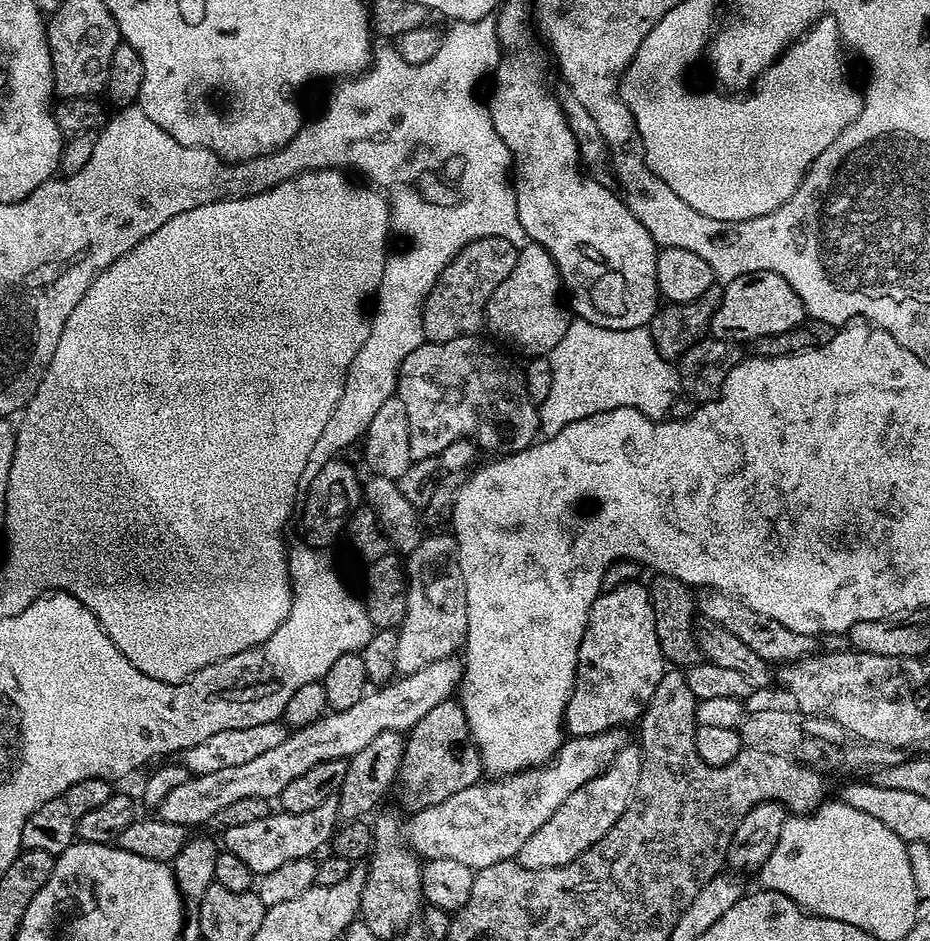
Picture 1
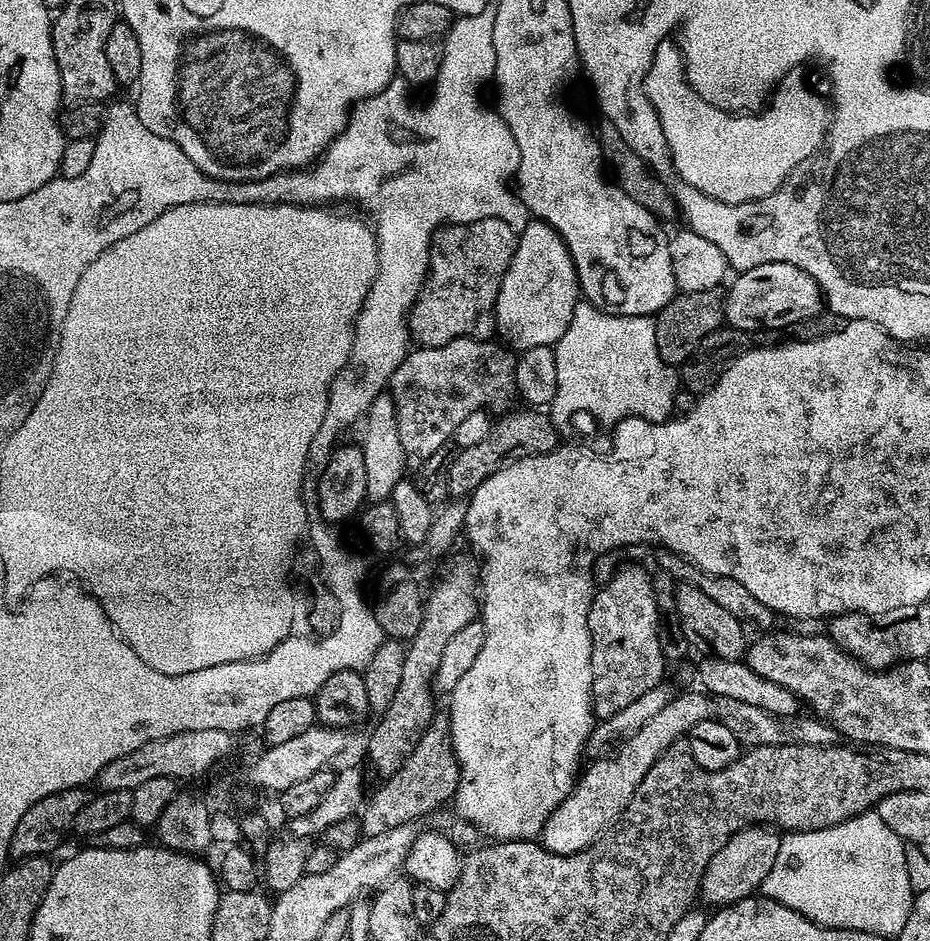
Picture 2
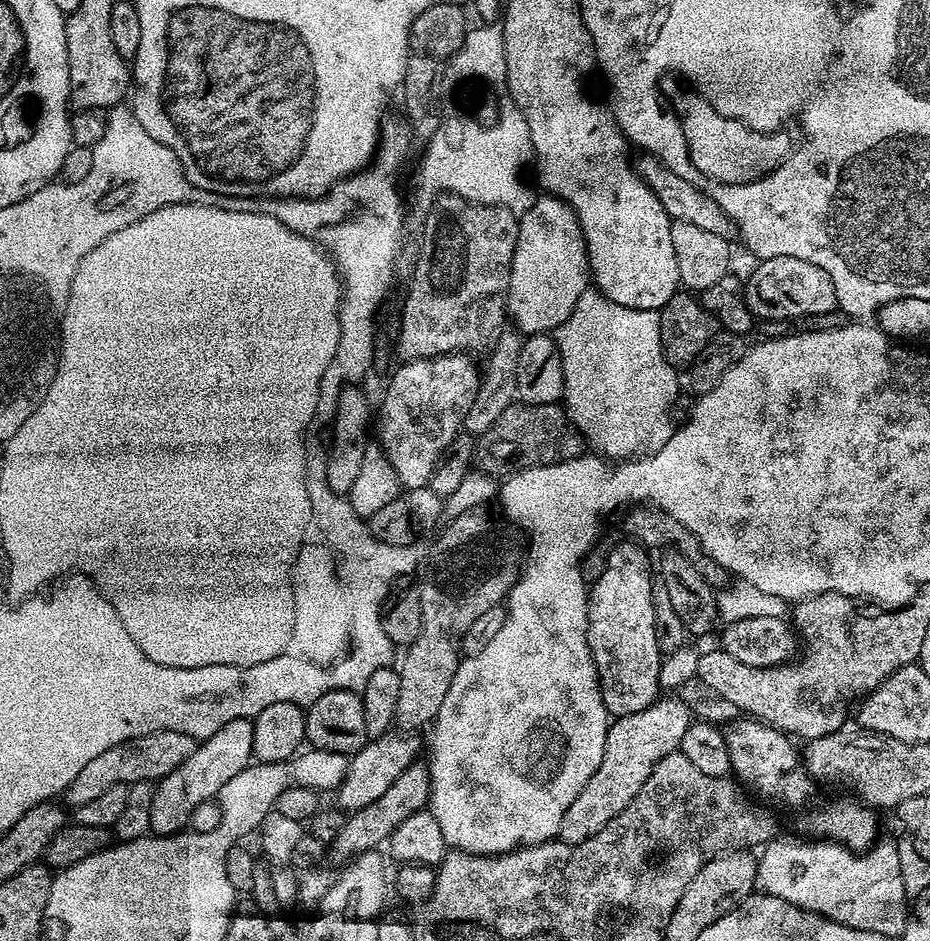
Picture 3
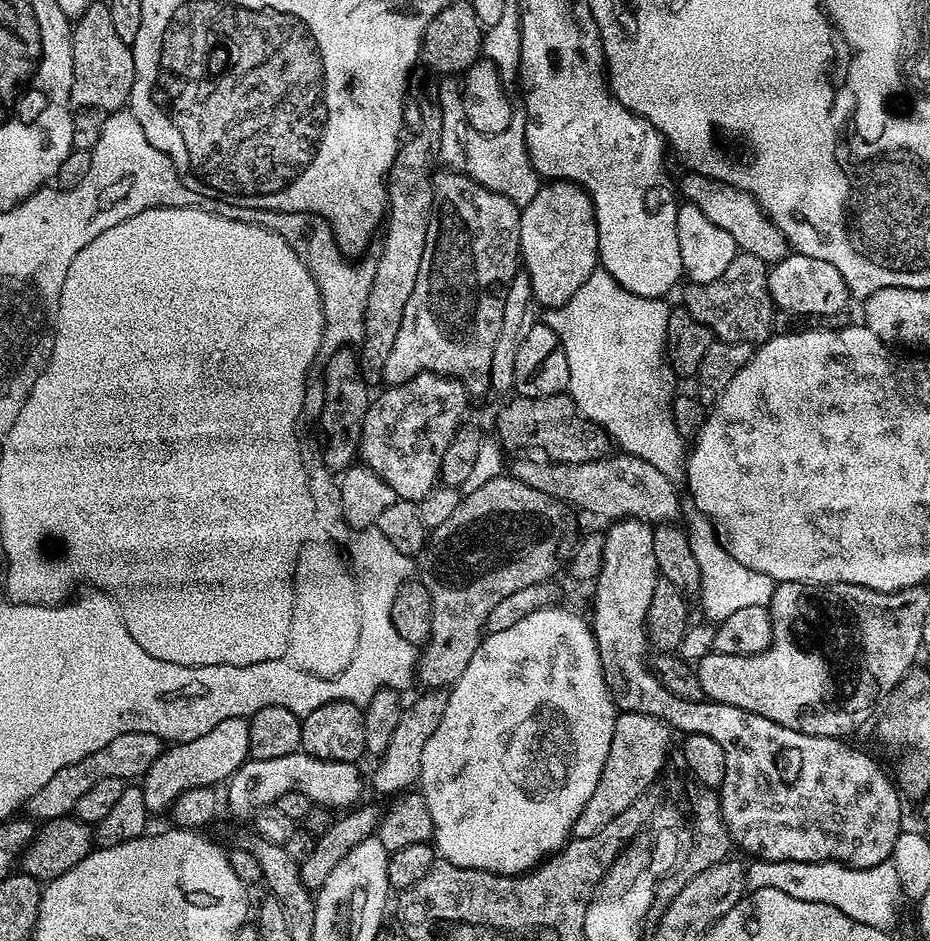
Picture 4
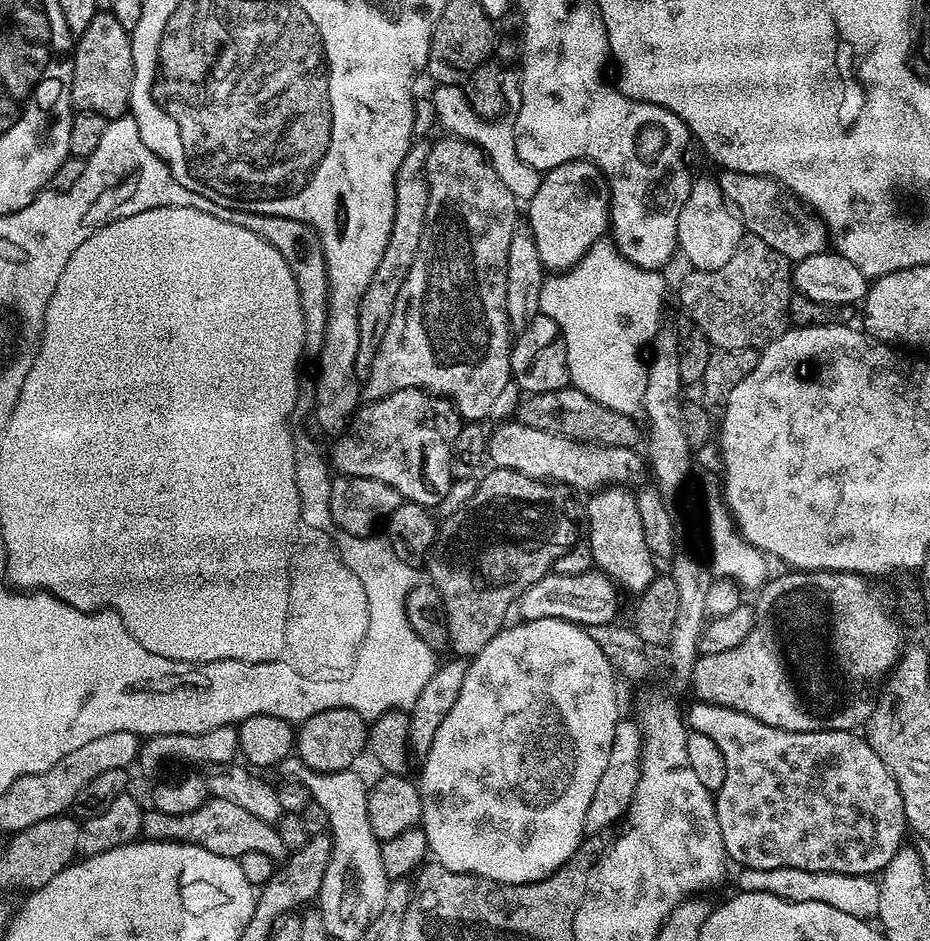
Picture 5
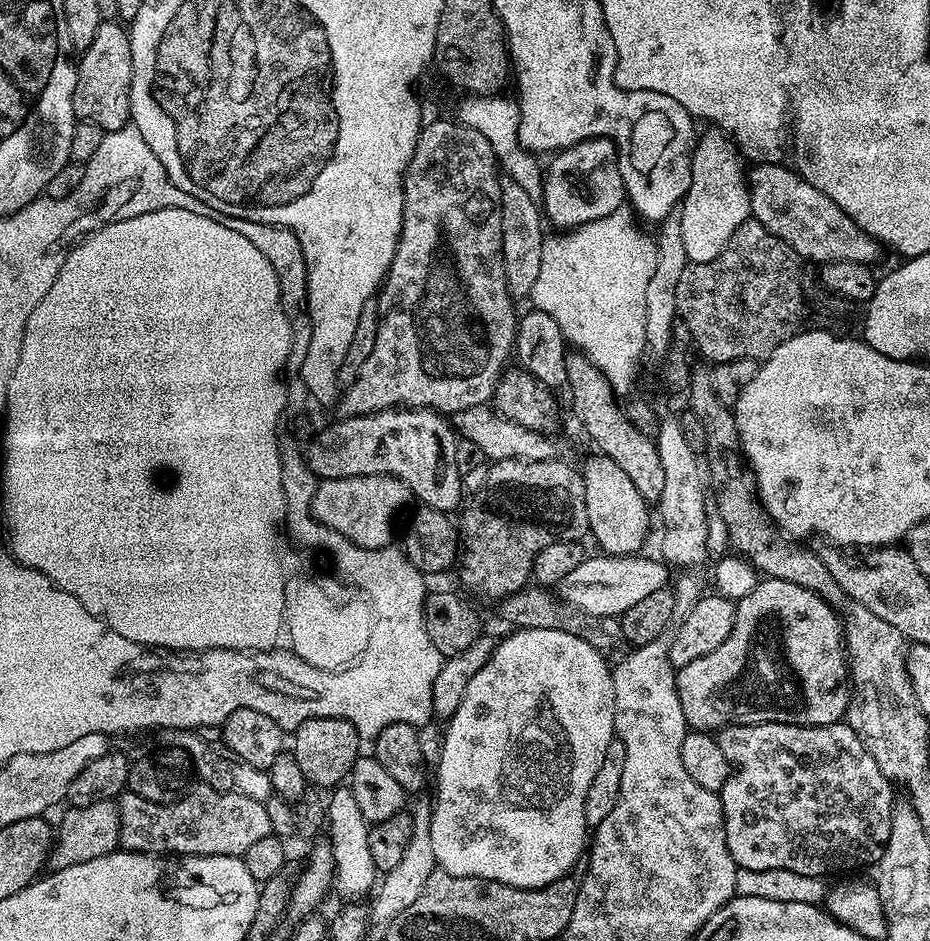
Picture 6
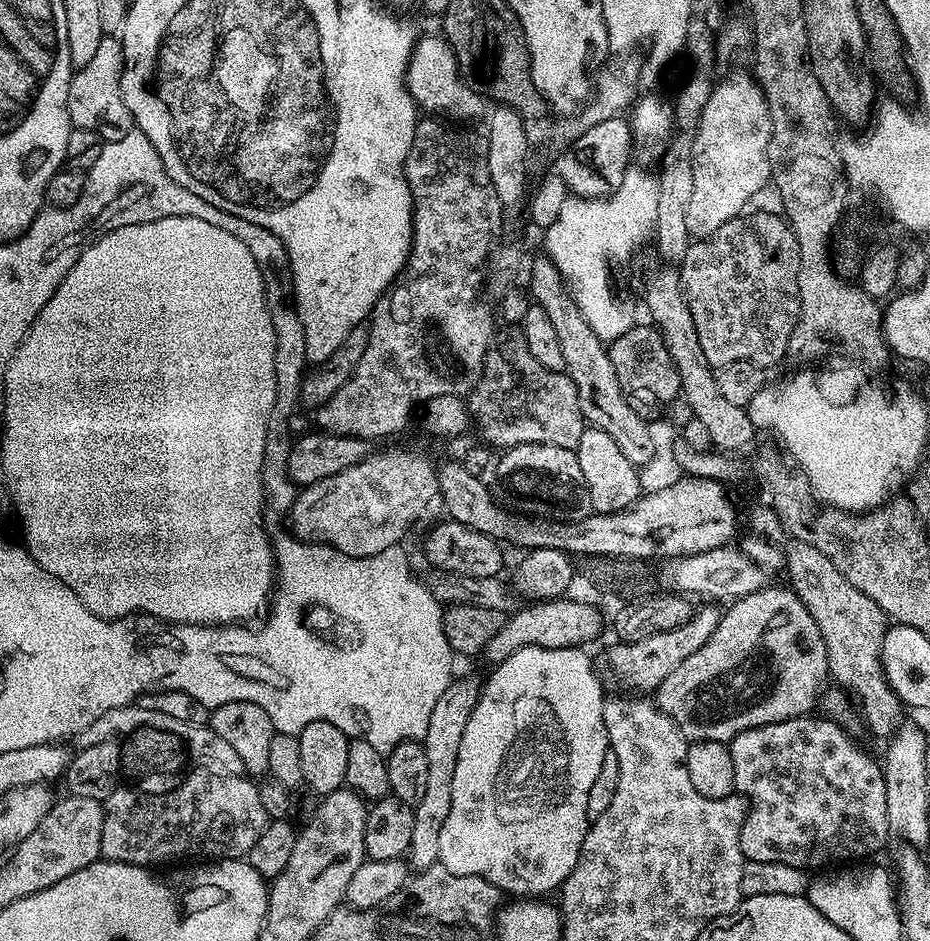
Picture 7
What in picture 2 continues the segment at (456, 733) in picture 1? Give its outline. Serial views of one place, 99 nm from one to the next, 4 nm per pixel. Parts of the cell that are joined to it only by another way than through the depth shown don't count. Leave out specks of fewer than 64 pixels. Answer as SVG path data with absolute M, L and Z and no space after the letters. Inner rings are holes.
M437 714L428 723L428 728L418 738L418 746L414 746L410 758L402 762L400 769L393 776L385 779L380 785L381 788L376 793L367 797L358 819L364 836L377 836L386 834L388 830L394 830L403 824L416 824L423 816L428 816L431 812L436 812L444 803L451 801L456 794L456 786L460 781L460 767L454 754L454 746L450 738L450 722L447 715Z

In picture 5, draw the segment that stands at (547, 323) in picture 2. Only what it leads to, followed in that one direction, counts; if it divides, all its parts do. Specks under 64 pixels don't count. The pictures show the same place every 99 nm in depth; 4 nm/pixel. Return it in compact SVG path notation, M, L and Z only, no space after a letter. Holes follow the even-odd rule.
M575 160L547 169L540 177L538 194L534 194L534 198L526 204L526 226L532 232L545 269L559 274L573 268L590 246L609 231L608 206L604 177L589 160Z

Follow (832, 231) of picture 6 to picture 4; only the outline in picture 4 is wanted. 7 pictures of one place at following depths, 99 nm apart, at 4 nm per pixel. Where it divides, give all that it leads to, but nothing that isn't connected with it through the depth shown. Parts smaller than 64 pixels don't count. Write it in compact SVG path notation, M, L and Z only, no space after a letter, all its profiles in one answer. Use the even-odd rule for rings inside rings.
M700 173L686 174L681 182L680 180L678 182L681 197L689 203L696 204L716 226L726 230L743 253L752 254L767 264L784 260L789 255L788 240L765 216L763 208L749 192L736 188L732 184L726 184L724 181L712 180Z

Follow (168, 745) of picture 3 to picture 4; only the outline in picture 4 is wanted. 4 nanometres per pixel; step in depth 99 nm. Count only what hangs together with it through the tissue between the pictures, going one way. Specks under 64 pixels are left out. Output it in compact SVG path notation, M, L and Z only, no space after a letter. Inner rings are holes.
M141 732L118 734L118 738L114 738L114 742L106 742L102 750L58 770L58 774L54 774L54 778L50 778L46 786L42 786L26 801L27 815L37 821L47 822L57 820L59 816L75 813L78 798L82 798L82 794L86 794L90 786L102 782L102 778L118 778L125 782L135 781L143 777L146 770L150 770L150 766L160 756L161 751L162 742L154 734L142 734Z

